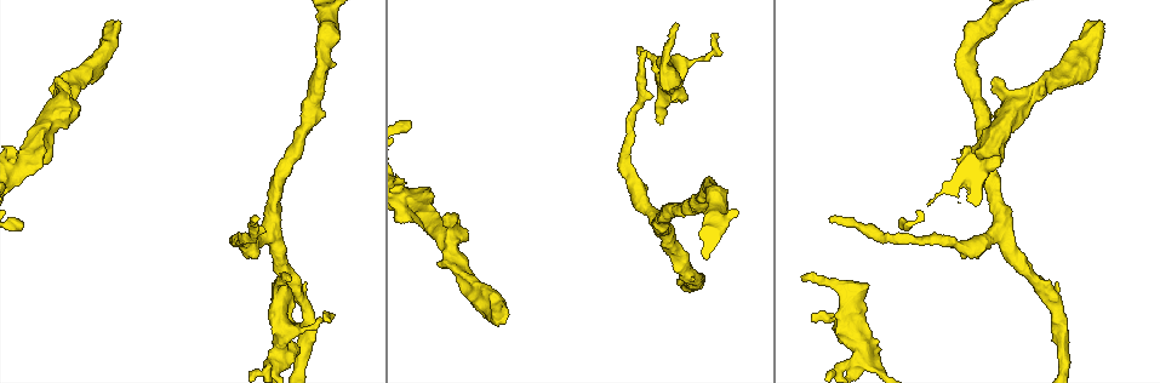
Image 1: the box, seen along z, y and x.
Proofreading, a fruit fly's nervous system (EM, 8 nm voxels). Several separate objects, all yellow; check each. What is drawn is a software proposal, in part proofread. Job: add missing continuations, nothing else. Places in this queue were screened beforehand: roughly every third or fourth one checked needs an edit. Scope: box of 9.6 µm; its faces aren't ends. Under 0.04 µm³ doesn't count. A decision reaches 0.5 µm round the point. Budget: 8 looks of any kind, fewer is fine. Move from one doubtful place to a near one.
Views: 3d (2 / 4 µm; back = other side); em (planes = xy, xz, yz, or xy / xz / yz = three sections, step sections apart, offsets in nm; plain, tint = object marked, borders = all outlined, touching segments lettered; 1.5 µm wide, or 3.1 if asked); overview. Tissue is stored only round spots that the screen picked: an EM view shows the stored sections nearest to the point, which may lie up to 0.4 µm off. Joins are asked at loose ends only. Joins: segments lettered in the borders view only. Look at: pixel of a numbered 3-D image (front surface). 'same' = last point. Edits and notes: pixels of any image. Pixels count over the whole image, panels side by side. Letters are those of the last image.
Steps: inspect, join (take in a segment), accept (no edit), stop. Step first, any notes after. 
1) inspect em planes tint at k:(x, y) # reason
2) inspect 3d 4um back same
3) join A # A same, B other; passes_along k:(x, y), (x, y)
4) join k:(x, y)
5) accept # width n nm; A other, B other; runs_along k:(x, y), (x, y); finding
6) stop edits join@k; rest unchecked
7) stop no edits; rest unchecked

inspect 3d 4um at 1:(829, 218) # end of a long branch

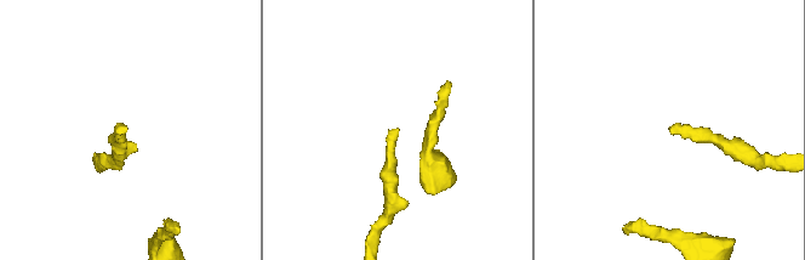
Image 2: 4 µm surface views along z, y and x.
inspect em yz step 8 borders at 2:(668, 128)

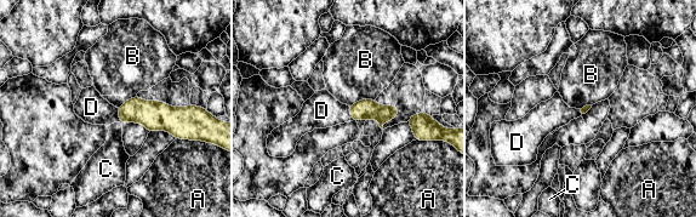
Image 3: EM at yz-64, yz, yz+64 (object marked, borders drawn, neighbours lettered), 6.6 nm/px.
inspect em planes borders same # another direction

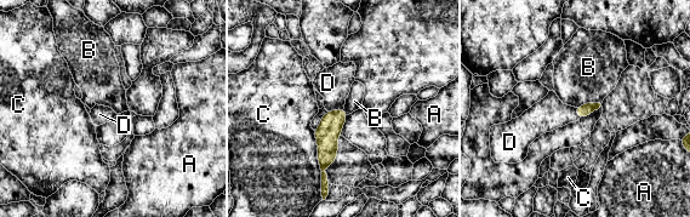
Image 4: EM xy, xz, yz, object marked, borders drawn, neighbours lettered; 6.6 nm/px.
join D # A other, B other, C other, D same; passes_along 4:(328, 132), (336, 109), (334, 84); the neuron continues

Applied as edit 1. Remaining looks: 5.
inspect 3d 2um at 1:(1102, 24) # thick end

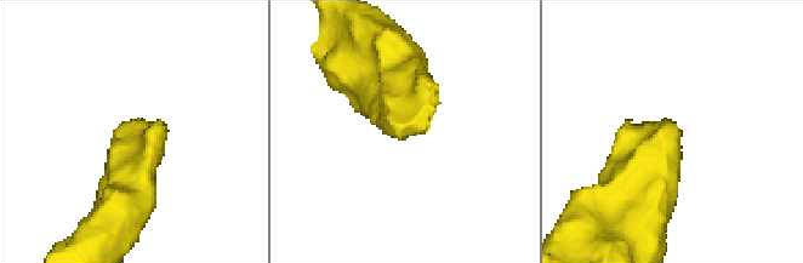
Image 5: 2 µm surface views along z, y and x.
inspect em xy step 4 tint at 5:(673, 127) # need the tissue

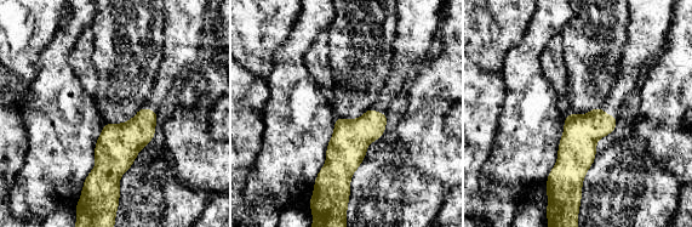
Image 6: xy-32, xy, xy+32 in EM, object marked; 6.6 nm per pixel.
inspect em planes borders same # another direction

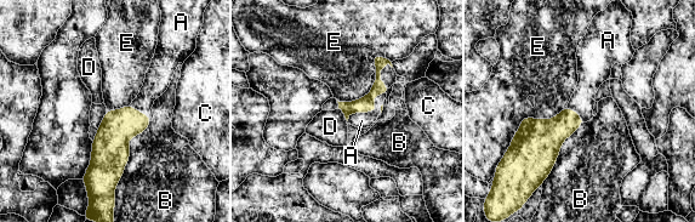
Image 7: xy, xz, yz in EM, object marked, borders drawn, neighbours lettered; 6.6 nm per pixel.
join A # A same, B other, C other, D other, E other; the neuron continues

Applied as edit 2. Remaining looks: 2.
stop edits join@4, join@7; rest unchecked

